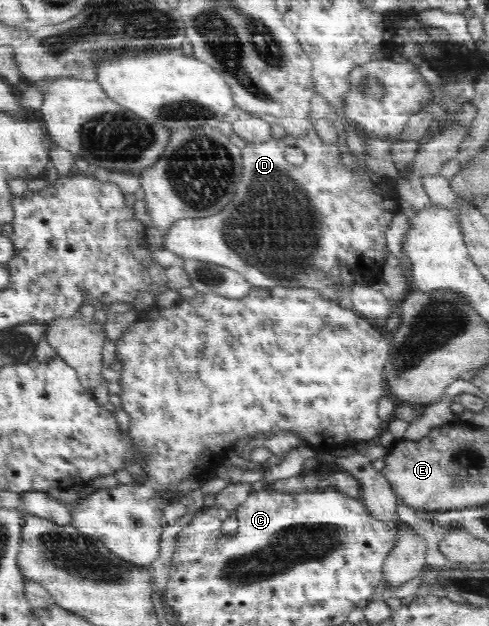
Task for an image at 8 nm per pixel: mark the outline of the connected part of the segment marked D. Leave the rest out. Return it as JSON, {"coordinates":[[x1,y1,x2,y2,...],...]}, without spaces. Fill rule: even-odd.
{"coordinates":[[314,127,310,128,307,134,303,136,294,137,286,135,281,138,271,137,265,142,246,142,246,147,242,148,242,159,244,159,244,175,242,175,242,179,240,179,240,183,238,183,234,201,232,201,230,205,226,205,226,209,222,209,220,213,211,215,210,217,176,221,173,227,166,231,162,249,168,249,174,252,180,257,181,261,196,259,207,261,211,264,226,266,227,268,237,271,246,281,249,281,254,288,306,287,320,293,320,296,326,300,338,301,341,296,341,293,338,292,342,283,342,278,340,278,340,265,342,265,342,267,348,267,351,272,360,273,360,275,370,280,380,275,382,266,387,258,386,255,388,255,389,252,388,246,386,246,385,233,389,229,394,215,400,212,401,208,401,205,399,205,401,199,397,191,393,189,393,180,370,173,362,160,359,161,360,167,358,171,348,171,343,165,342,153,337,143,330,144,330,142,322,141,322,138,318,136,318,132,316,132],[290,147,302,149,302,153,306,156,304,163,298,167,289,164,286,160,286,149,290,149]]}

